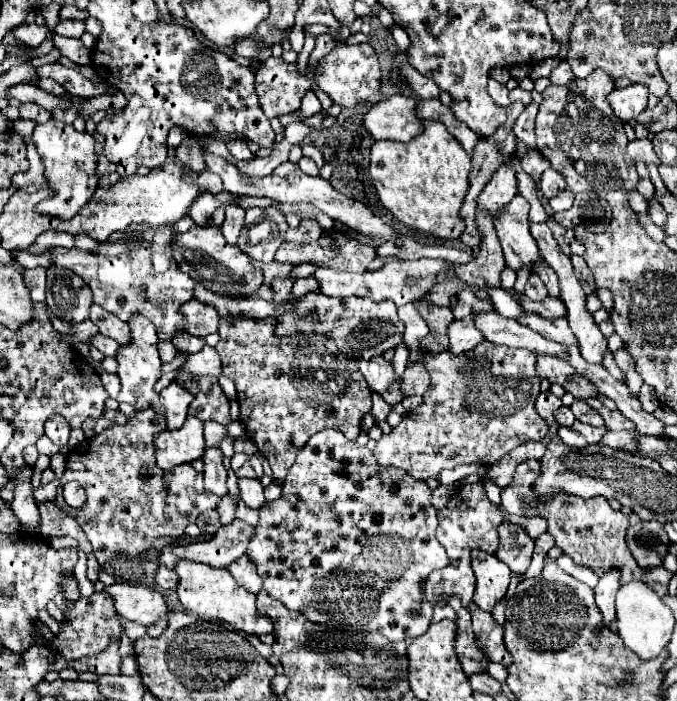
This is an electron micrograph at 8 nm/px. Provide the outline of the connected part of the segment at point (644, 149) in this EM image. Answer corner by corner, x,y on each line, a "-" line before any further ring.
636,139
628,143
628,155
634,161
644,161
644,163
658,163
658,157
654,153
652,141
650,139

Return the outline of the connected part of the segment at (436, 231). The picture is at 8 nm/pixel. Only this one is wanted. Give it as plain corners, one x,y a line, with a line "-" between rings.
424,121
424,133
414,137
408,143
400,143
400,141
376,141
372,145
372,157
370,157
370,179
376,187
376,193
382,201
382,205
404,225
422,231
422,233
430,233
434,237
440,239
458,239
464,229
466,223
460,217
460,209
464,203
464,197
468,193
468,175
472,171
470,165
470,157
464,153
464,149
460,149
460,143
448,133
448,129
444,129
444,125
440,125
438,121

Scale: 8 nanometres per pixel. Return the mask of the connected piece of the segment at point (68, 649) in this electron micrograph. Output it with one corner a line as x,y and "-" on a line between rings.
100,591
92,593
90,597
80,597
78,601
68,601
68,609
64,613
64,621
60,621
60,631
56,633
54,639
48,639
46,645
56,651
62,659
80,659
88,655
102,653
112,637
122,635
122,625
116,621
116,609
114,609
114,599

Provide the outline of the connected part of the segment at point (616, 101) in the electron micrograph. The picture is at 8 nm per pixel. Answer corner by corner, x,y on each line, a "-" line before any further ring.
632,83
624,89
614,89
608,95
608,101
612,105
612,111
622,121
636,119
644,109
648,101
648,87
642,83

